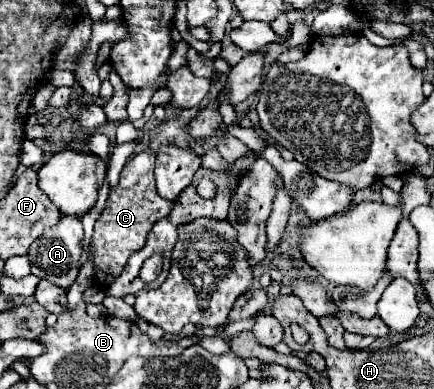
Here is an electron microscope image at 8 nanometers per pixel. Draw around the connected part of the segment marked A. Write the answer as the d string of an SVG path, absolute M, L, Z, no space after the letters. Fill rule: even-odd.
M63 215L57 227L45 229L43 235L33 241L33 245L29 247L29 259L31 259L31 273L51 281L53 285L61 287L61 289L69 289L77 275L79 275L79 259L81 259L81 251L83 251L83 227L81 227L81 219L79 217L69 217Z

